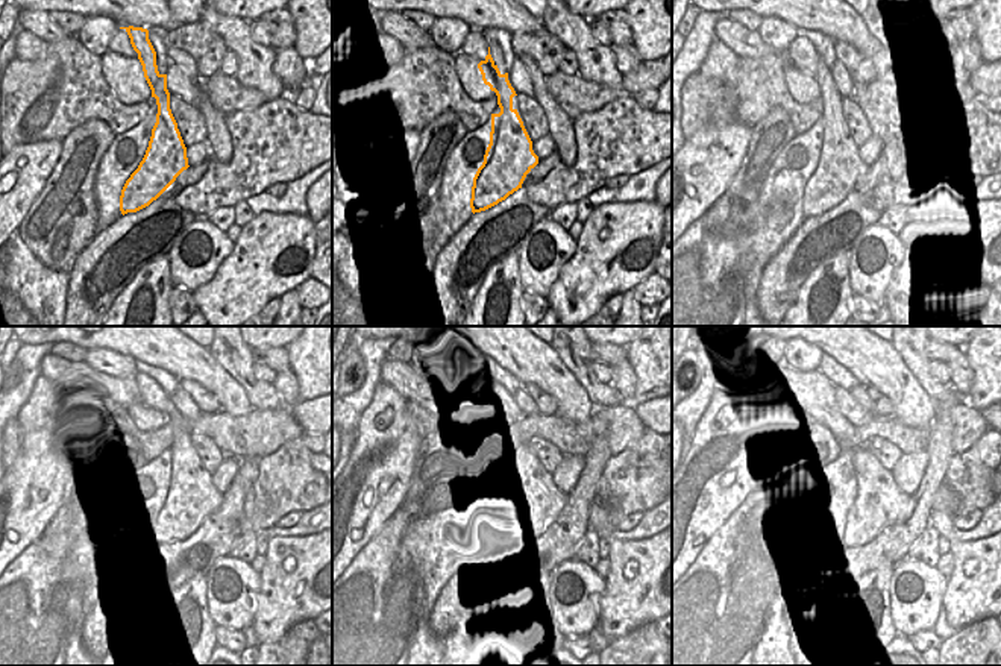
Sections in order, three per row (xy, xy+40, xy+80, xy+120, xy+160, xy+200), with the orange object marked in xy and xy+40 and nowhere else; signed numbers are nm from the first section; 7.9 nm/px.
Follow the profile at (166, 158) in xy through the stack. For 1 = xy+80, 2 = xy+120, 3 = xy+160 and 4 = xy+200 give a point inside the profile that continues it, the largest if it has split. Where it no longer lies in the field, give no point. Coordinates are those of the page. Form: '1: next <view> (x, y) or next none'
1: next xy+80 (840, 166)
2: next xy+120 (185, 495)
3: next xy+160 (525, 493)
4: next xy+200 (871, 501)

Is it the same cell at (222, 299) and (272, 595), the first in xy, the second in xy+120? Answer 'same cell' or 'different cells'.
same cell

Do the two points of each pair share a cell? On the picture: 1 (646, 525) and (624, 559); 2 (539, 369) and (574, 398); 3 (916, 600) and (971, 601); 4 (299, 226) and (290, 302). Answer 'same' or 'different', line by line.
1: different
2: same
3: different
4: different

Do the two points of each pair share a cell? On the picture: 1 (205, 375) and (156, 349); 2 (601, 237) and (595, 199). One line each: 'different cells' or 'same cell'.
1: same cell
2: different cells

